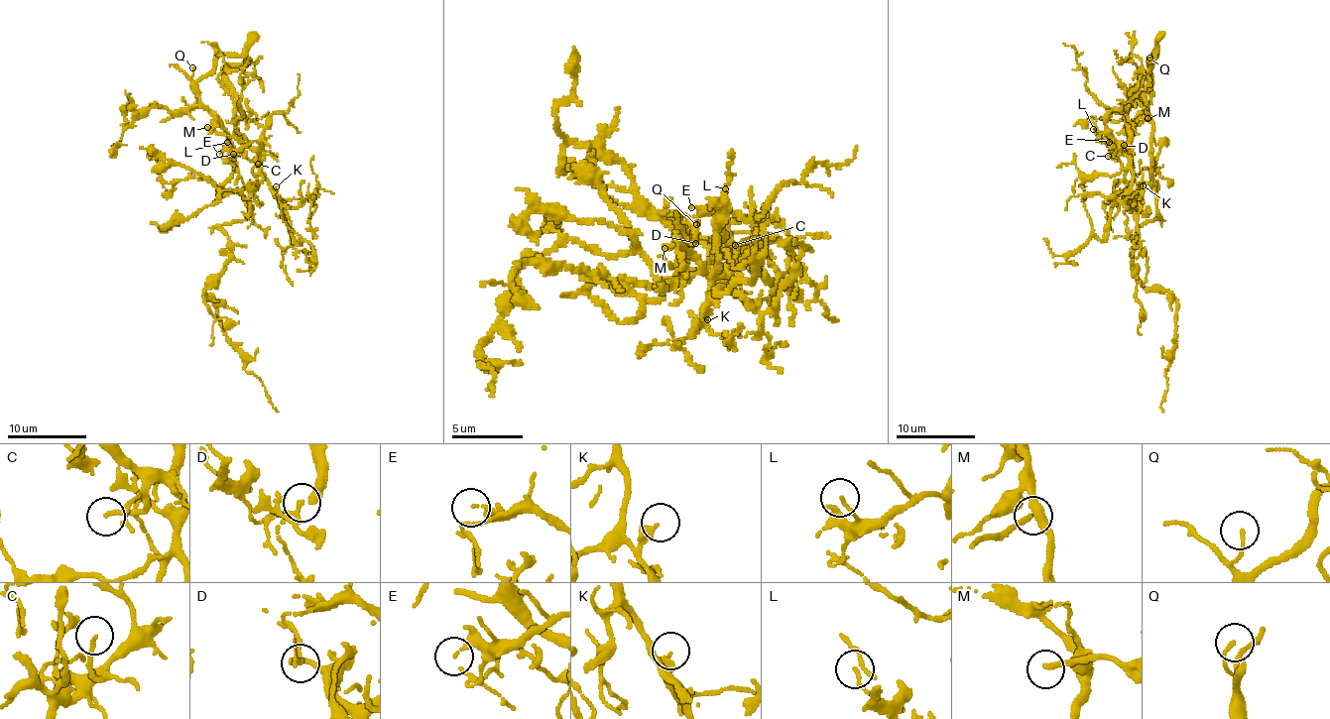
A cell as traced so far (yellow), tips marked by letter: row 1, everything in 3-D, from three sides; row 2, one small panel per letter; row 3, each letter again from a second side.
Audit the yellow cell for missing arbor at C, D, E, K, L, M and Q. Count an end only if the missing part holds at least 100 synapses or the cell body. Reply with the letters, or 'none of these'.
M

